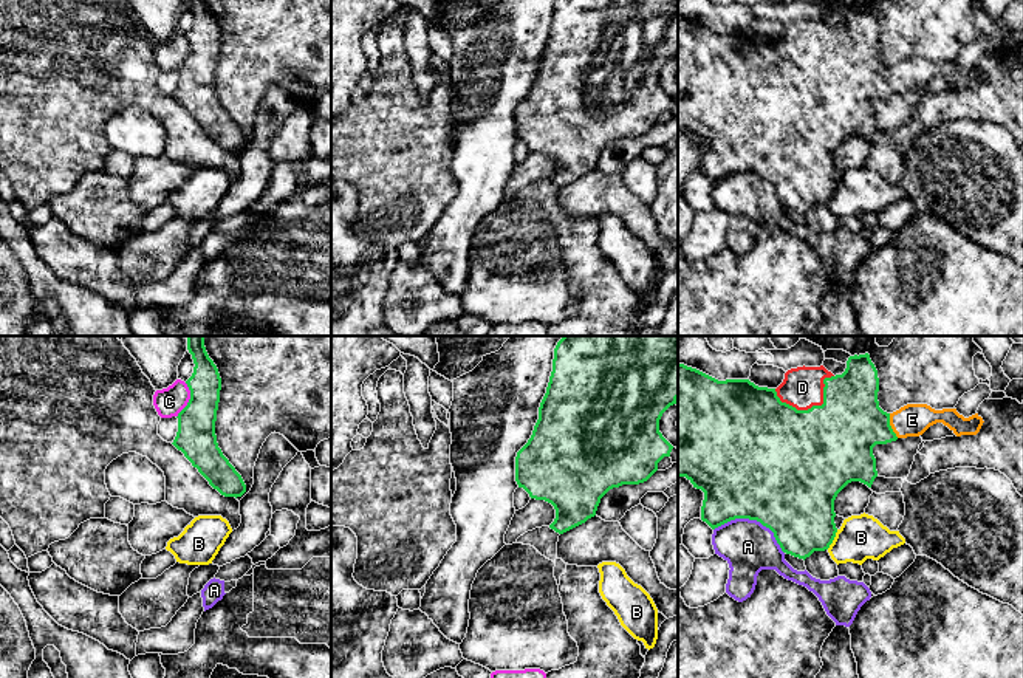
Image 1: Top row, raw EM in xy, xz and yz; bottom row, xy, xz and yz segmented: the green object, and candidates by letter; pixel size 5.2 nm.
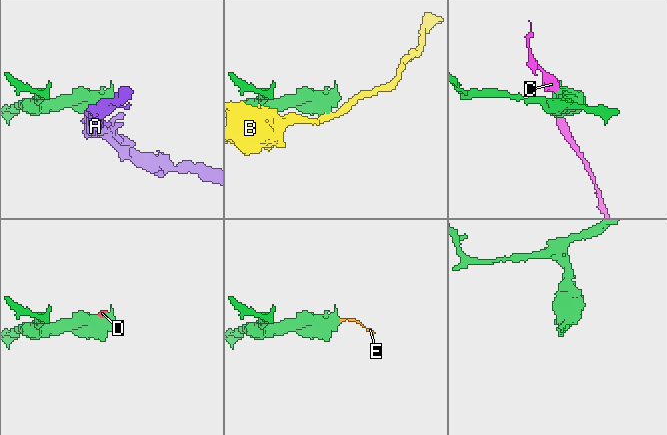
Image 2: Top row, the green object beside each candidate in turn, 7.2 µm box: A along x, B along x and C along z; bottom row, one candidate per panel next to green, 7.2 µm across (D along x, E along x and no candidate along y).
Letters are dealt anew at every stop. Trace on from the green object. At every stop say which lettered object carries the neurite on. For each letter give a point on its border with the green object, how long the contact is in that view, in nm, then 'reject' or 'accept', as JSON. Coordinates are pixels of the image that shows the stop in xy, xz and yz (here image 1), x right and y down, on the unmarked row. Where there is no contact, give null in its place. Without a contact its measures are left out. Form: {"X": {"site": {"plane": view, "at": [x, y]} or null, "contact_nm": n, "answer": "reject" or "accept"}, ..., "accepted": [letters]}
{"A": {"site": {"plane": "yz", "at": [754, 172]}, "contact_nm": 400, "answer": "reject"}, "B": {"site": {"plane": "yz", "at": [833, 192]}, "contact_nm": 120, "answer": "reject"}, "C": {"site": {"plane": "xy", "at": [189, 53]}, "contact_nm": 190, "answer": "reject"}, "D": {"site": {"plane": "yz", "at": [813, 59]}, "contact_nm": 320, "answer": "accept"}, "E": {"site": {"plane": "yz", "at": [890, 79]}, "contact_nm": 140, "answer": "accept"}, "accepted": ["D", "E"]}

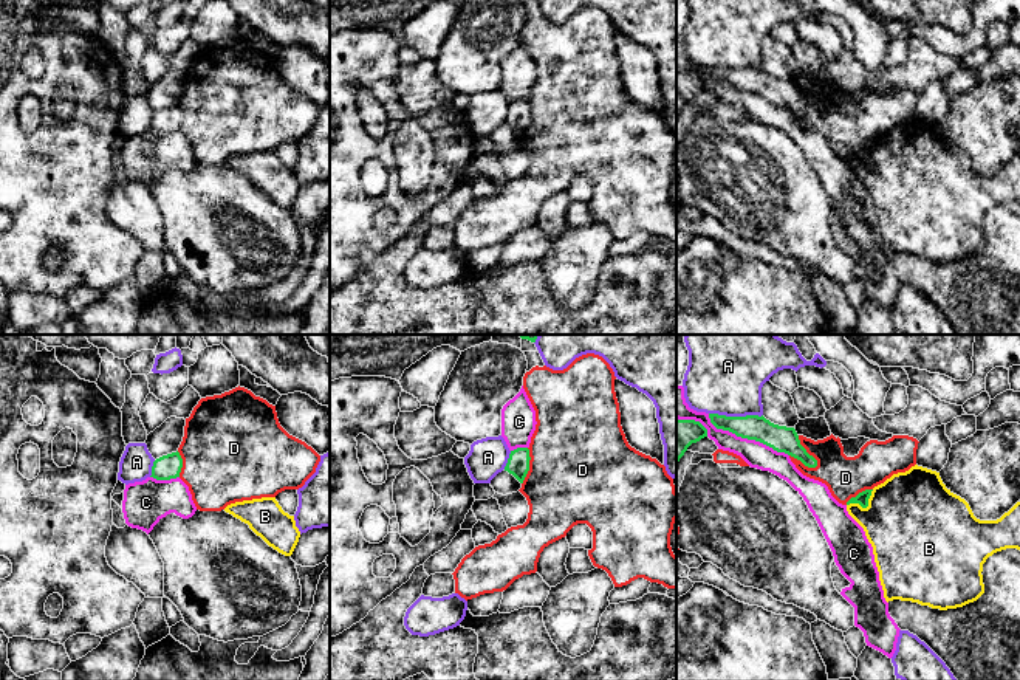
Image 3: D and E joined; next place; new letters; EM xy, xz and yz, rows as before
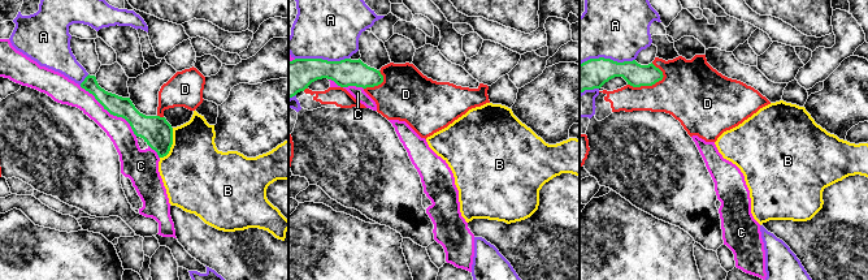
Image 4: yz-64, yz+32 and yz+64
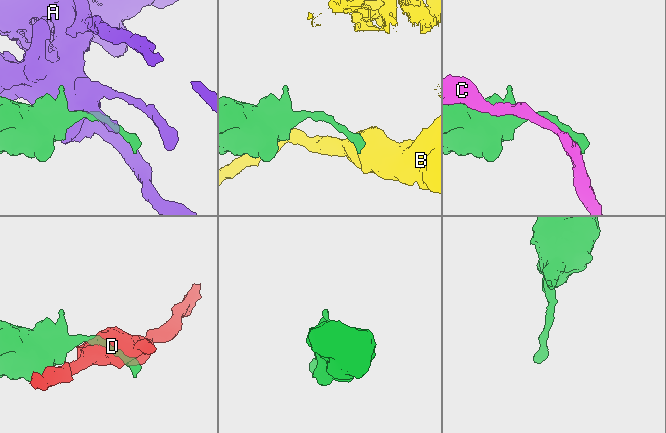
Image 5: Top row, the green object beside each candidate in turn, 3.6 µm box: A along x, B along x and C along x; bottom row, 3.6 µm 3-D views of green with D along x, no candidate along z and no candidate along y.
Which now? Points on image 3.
{"A": {"site": {"plane": "yz", "at": [735, 70]}, "contact_nm": 280, "answer": "reject"}, "B": {"site": {"plane": "yz", "at": [864, 160]}, "contact_nm": 170, "answer": "reject"}, "C": {"site": {"plane": "yz", "at": [746, 90]}, "contact_nm": 480, "answer": "reject"}, "D": {"site": {"plane": "yz", "at": [807, 106]}, "contact_nm": 200, "answer": "reject"}, "accepted": []}

